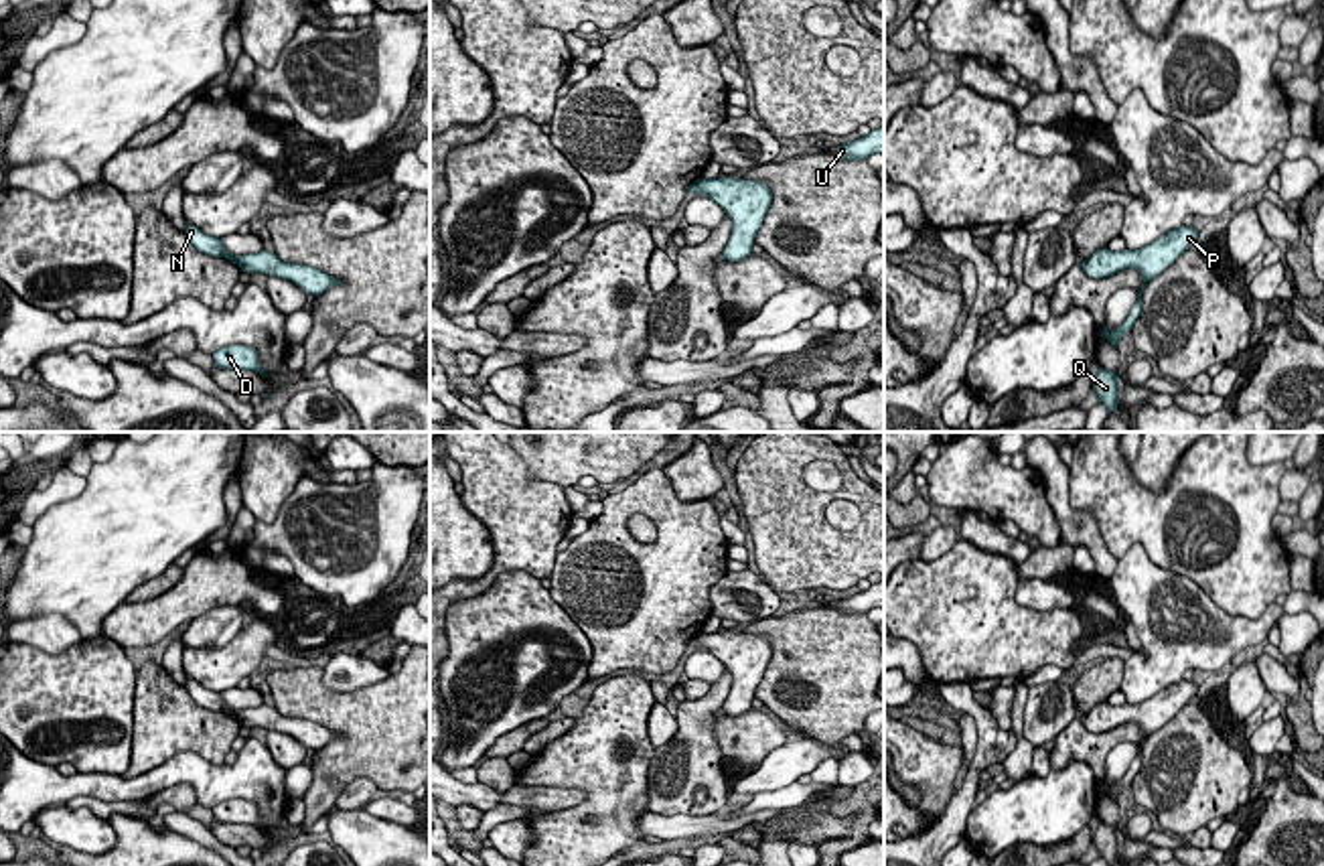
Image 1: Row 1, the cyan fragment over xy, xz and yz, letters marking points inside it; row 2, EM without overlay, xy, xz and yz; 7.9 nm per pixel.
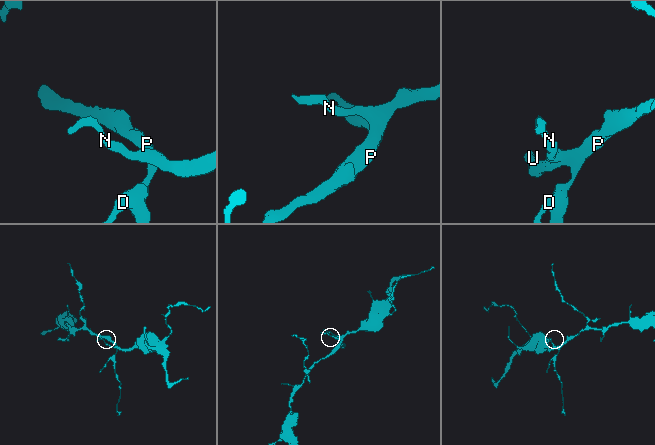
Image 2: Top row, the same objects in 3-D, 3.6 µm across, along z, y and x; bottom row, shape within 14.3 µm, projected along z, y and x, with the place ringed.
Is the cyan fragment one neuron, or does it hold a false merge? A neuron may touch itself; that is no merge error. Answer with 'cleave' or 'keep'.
keep

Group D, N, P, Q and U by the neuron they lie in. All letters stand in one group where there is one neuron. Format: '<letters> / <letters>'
D N P Q U

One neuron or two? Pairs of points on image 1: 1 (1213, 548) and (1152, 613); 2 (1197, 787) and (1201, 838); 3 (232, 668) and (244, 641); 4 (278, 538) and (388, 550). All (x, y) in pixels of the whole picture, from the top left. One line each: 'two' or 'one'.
1: two
2: two
3: one
4: one

